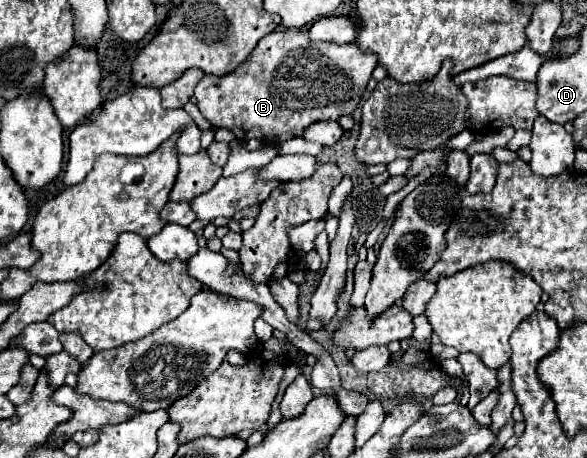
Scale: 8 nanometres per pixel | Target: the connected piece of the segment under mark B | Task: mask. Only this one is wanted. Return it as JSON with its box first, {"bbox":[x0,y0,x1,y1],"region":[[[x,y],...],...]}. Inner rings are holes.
{"bbox":[197,28,377,144],"region":[[[285,28],[273,30],[271,34],[273,36],[261,38],[255,52],[235,72],[225,76],[205,76],[197,84],[197,108],[213,126],[231,130],[241,142],[255,138],[263,144],[279,144],[301,136],[301,132],[313,122],[337,120],[359,106],[371,72],[377,66],[377,56],[373,56],[373,52],[361,52],[355,44],[335,46],[329,42],[309,42],[303,30]]]}

